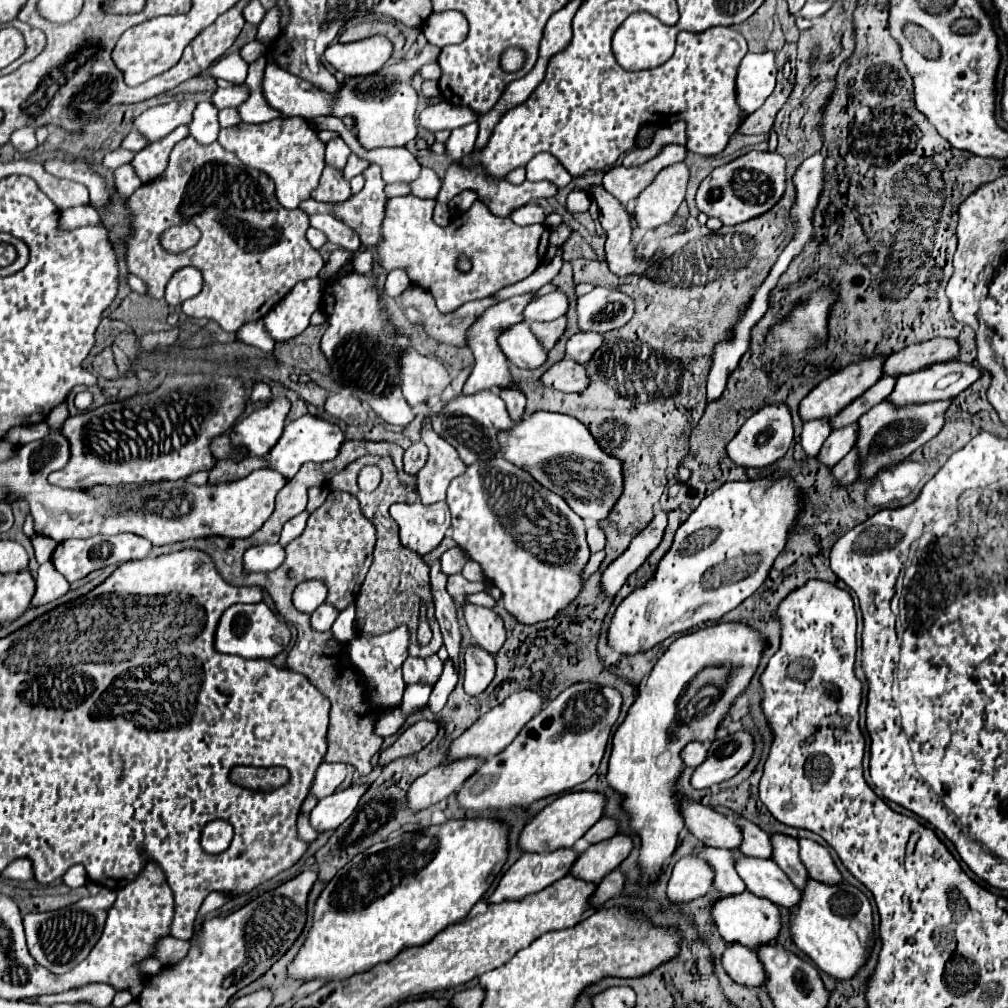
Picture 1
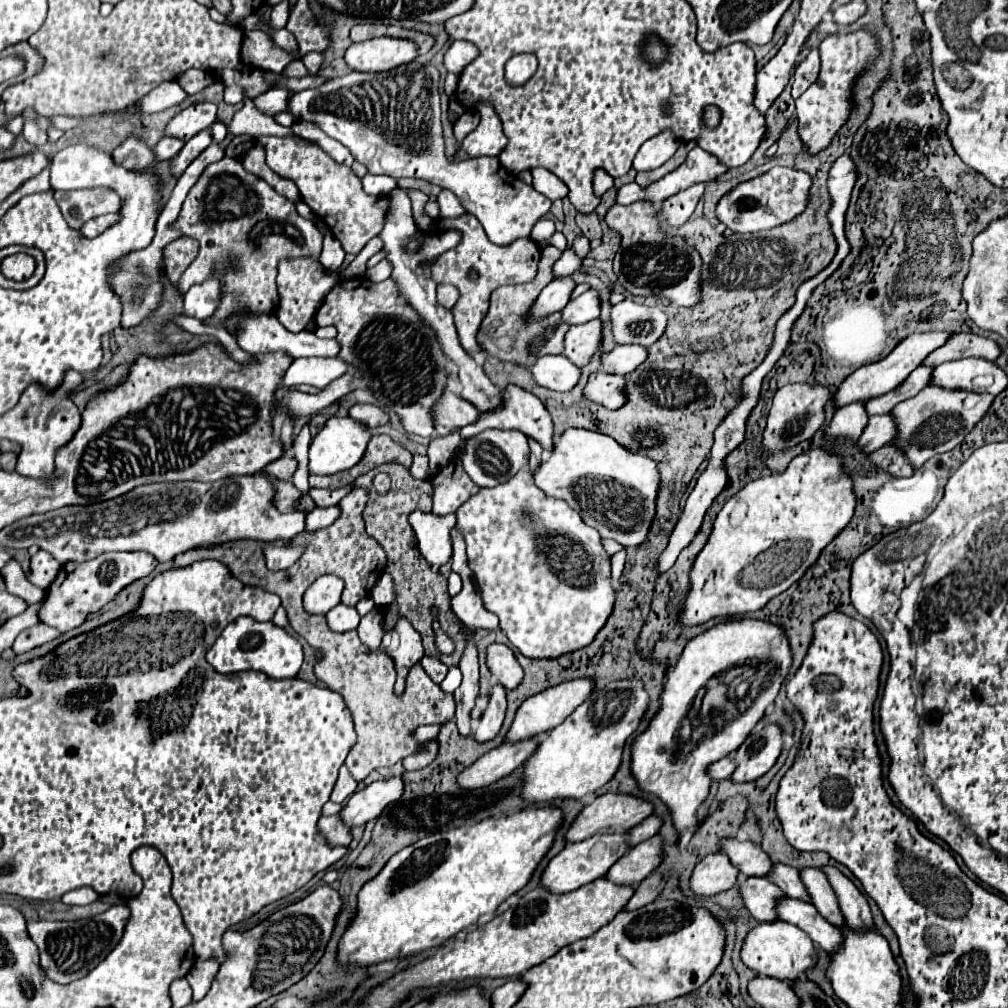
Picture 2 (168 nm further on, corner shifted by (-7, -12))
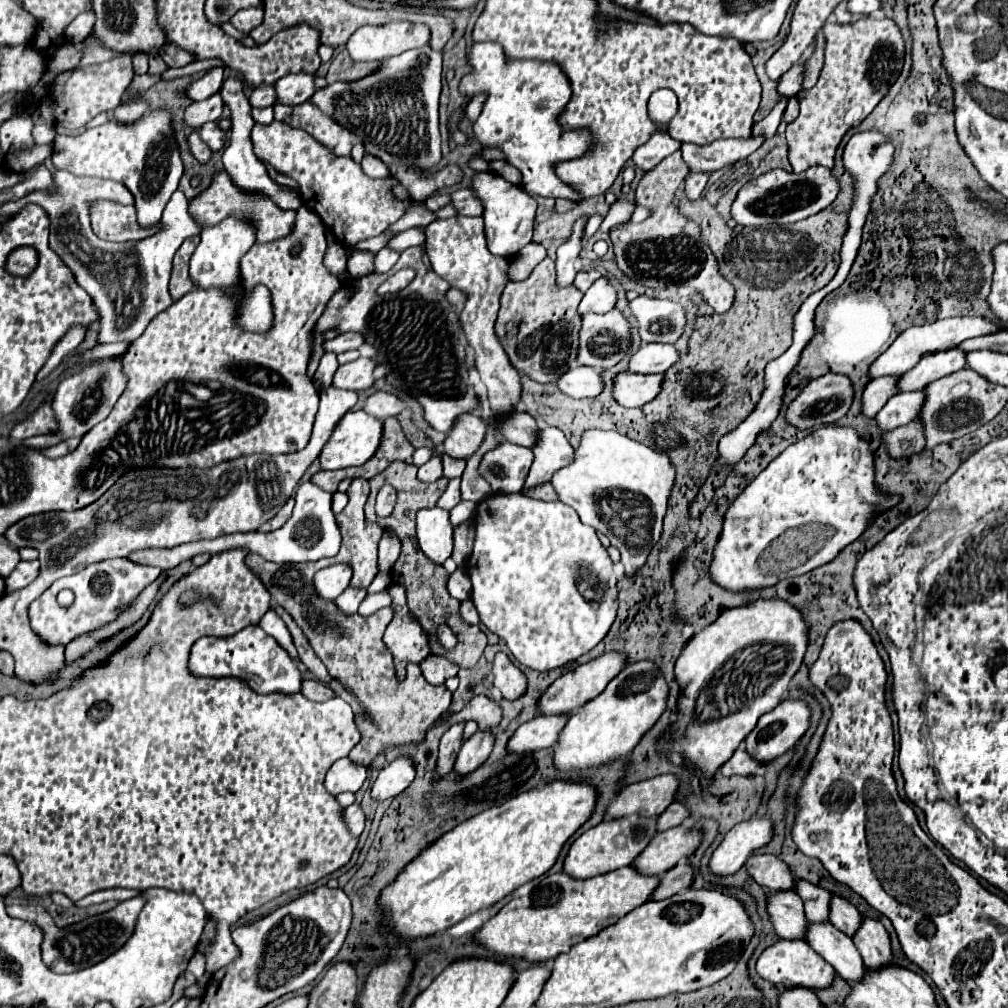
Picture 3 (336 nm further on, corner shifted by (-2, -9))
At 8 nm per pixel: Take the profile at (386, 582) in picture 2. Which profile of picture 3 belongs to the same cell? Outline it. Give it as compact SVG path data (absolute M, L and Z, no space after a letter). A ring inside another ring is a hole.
M390 583L388 593L392 597L394 619L386 627L384 643L394 655L396 677L402 681L406 677L408 663L420 663L424 657L430 655L430 647L420 623L410 615L406 607L406 593L400 583Z

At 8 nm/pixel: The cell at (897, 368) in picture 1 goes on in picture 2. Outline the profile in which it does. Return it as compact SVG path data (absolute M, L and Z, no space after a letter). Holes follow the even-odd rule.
M955 334L955 336L951 336L951 340L945 346L941 346L933 354L929 354L923 364L939 366L943 362L959 360L959 358L967 358L967 356L981 356L987 360L997 360L999 354L1001 354L1001 348L991 338L977 336L977 334Z

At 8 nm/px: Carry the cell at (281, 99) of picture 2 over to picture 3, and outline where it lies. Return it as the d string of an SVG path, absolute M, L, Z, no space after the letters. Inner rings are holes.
M288 75L276 81L276 103L300 105L314 93L314 75Z

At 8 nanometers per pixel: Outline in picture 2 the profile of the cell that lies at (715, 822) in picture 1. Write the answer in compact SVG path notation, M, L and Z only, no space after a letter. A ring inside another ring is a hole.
M725 840L721 844L721 850L731 858L733 866L737 866L739 872L745 876L765 878L769 868L773 868L771 858L761 850L761 846L755 846L753 842Z

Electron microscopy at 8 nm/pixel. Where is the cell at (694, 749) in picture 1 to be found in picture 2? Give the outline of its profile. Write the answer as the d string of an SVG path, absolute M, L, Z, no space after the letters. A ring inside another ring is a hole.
M729 754L727 758L723 758L723 760L719 760L719 762L715 762L715 764L709 766L709 776L711 776L713 780L731 778L731 774L735 772L735 766L737 766L737 764L733 764L733 754Z

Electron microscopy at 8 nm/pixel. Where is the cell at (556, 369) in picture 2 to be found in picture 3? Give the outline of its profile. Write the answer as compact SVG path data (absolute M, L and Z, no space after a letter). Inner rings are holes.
M574 365L566 373L562 373L556 379L556 385L562 393L566 393L570 397L576 397L576 399L596 397L602 389L598 371L592 369L592 367L580 367L580 365Z

